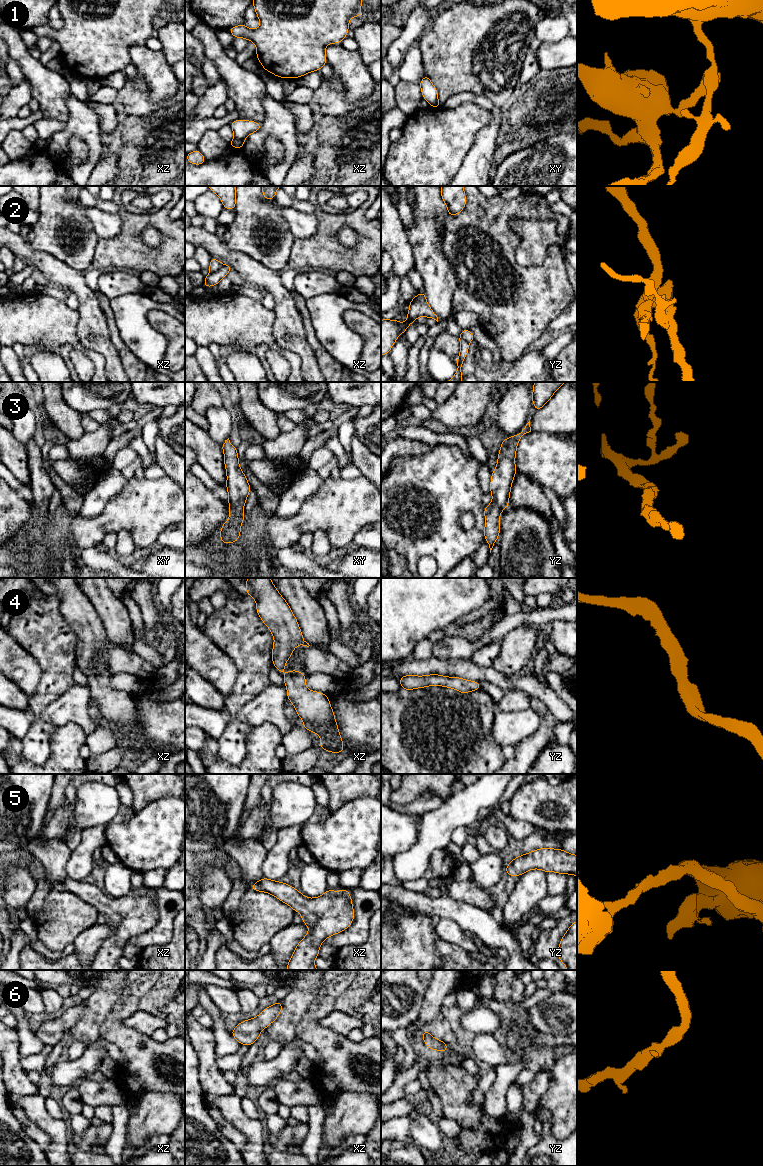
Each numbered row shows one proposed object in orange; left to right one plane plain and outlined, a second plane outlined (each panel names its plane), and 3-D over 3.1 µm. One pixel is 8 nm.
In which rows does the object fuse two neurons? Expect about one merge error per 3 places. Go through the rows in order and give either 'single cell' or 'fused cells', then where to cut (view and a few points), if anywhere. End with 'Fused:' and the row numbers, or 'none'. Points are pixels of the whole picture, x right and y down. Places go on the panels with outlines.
1: fused cells | xz (235, 137), (243, 140)
2: fused cells | xz (223, 265), (211, 273)
3: single cell | no cut
4: single cell | no cut
5: single cell | no cut
6: single cell | no cut
Fused: 1, 2

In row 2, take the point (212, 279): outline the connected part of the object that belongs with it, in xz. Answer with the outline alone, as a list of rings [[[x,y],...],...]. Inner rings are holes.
[[[223,265],[218,271],[205,276],[203,285],[206,288],[216,286],[231,270],[233,270],[231,265]]]

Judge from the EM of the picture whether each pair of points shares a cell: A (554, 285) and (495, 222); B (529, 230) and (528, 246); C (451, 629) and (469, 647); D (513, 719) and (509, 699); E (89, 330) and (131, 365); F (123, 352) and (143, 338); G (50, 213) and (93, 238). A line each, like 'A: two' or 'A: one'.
A: one
B: one
C: two
D: two
E: two
F: two
G: one

